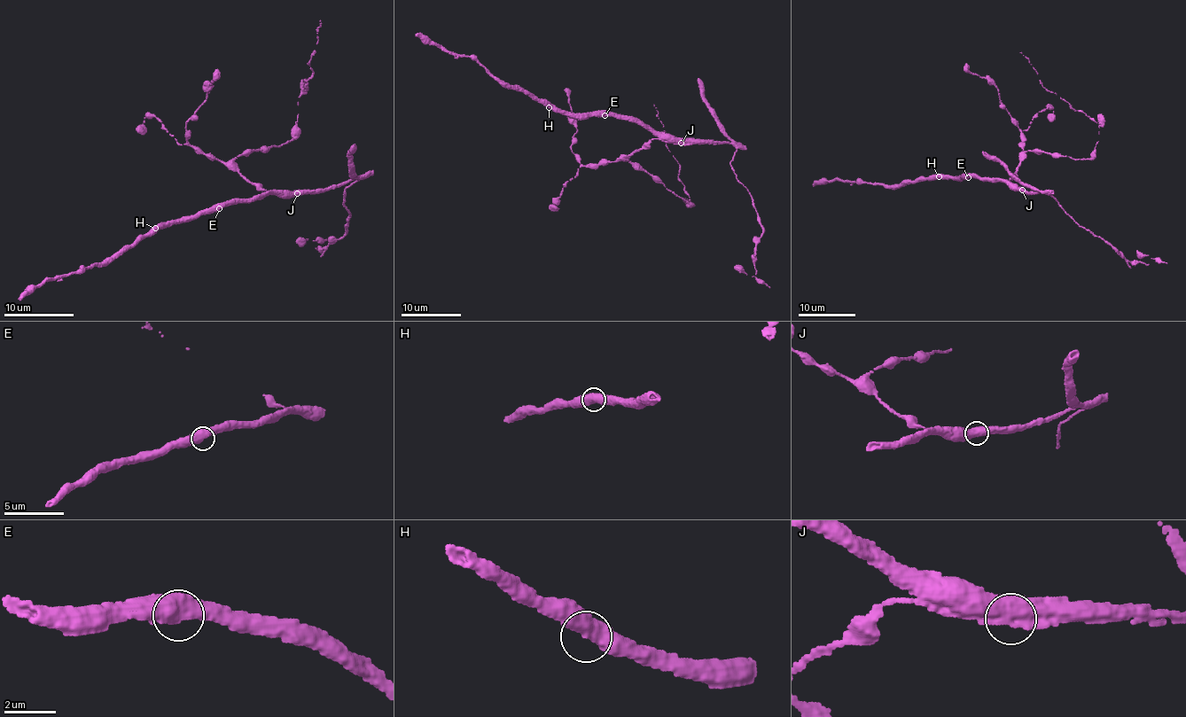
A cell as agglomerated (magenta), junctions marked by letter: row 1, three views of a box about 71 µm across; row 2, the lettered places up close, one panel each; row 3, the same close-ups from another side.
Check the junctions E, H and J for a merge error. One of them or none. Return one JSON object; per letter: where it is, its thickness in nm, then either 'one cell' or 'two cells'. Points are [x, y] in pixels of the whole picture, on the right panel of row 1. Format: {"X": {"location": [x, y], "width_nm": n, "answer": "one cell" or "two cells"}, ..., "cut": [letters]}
{"E": {"location": [968, 177], "width_nm": 480, "answer": "one cell"}, "H": {"location": [939, 176], "width_nm": 500, "answer": "one cell"}, "J": {"location": [1022, 190], "width_nm": 550, "answer": "one cell"}, "cut": []}

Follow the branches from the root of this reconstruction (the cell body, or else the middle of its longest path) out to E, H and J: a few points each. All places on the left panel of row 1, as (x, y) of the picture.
E: (269, 192), (253, 198), (232, 201), (219, 208)
H: (269, 192), (159, 223), (155, 228)
J: (269, 192), (288, 190), (297, 193)

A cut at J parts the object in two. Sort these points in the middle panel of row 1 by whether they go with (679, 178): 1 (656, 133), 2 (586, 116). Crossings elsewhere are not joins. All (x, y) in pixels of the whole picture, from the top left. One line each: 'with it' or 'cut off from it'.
1: cut off from it
2: cut off from it

